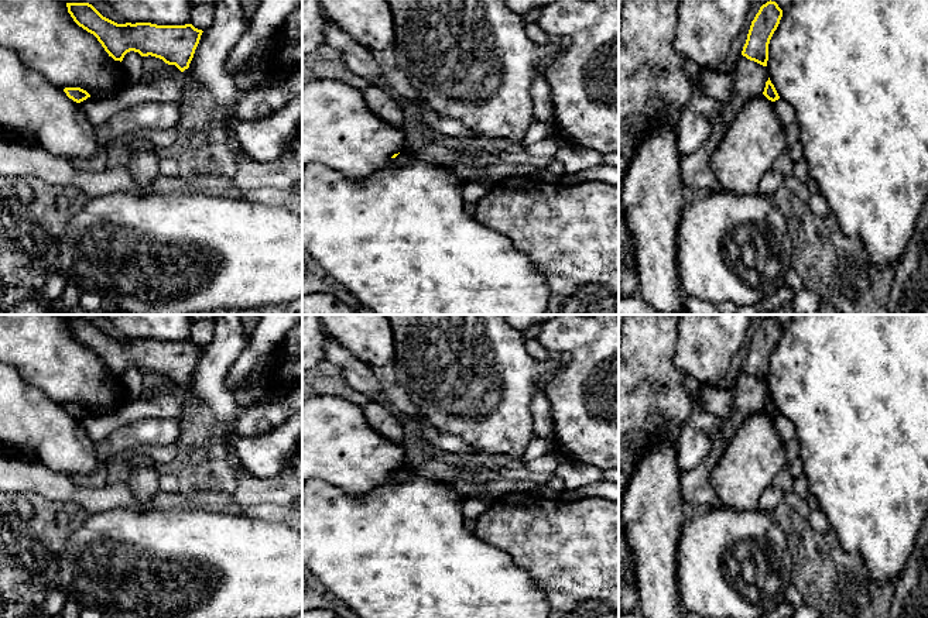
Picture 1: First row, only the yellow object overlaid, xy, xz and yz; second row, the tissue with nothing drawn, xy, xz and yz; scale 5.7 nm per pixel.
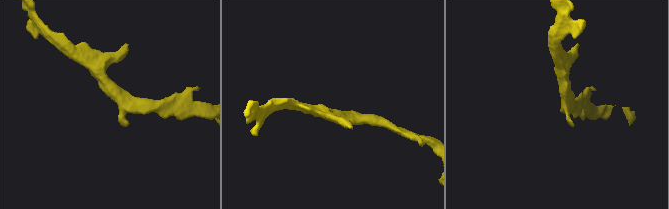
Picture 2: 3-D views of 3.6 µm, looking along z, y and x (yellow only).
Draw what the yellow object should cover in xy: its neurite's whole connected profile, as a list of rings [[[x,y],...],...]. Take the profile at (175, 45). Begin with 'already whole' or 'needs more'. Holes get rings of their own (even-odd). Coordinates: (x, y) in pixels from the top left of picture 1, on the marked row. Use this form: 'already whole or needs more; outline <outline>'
already whole; outline [[[66,3],[73,21],[93,34],[105,51],[114,61],[123,61],[130,51],[141,56],[155,56],[168,65],[175,65],[181,72],[189,68],[202,30],[192,24],[157,25],[151,23],[117,24],[103,17],[89,3]]]

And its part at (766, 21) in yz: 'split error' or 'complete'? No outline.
complete

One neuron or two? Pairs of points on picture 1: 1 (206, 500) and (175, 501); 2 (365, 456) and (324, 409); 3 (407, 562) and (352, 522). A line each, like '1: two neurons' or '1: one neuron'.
1: one neuron
2: one neuron
3: one neuron

